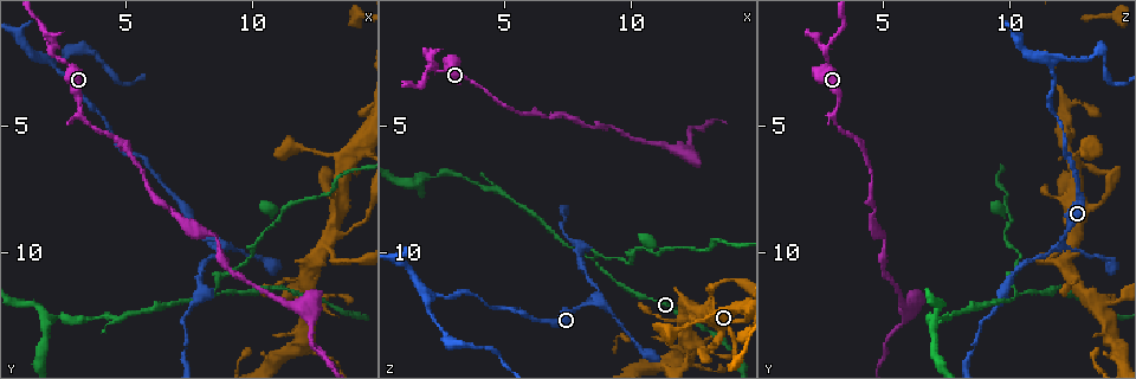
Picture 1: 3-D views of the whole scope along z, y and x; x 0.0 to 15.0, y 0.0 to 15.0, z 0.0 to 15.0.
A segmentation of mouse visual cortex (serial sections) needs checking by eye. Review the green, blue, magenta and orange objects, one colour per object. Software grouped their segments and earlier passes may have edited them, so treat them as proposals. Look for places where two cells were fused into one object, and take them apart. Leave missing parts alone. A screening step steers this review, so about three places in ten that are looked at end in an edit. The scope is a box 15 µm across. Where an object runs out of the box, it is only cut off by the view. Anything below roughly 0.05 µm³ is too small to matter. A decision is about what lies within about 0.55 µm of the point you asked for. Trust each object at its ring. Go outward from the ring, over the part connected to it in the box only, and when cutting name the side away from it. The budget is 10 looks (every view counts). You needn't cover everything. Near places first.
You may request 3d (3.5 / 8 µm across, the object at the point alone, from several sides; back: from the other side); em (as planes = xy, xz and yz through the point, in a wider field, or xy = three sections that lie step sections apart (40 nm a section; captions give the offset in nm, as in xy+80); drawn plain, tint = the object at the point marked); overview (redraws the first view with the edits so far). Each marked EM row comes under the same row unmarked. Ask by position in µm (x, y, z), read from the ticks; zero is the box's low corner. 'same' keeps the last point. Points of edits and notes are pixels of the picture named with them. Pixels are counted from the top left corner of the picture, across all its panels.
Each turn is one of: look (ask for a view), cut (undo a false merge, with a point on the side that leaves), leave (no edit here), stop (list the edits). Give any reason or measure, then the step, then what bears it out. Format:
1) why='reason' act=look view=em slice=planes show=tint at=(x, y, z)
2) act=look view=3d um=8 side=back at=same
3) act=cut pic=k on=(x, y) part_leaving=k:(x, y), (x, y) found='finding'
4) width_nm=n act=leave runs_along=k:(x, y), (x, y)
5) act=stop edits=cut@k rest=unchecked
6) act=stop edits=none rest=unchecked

why='arms part here' act=look view=em slice=xy step=2 show=tint at=(2.2, 2.6, 11.7)

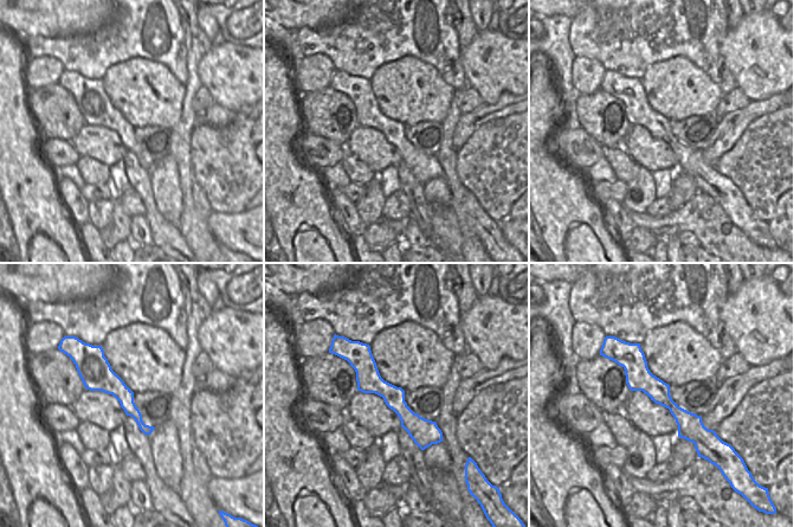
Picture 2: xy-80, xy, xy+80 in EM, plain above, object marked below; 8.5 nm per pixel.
act=look view=3d um=3.5 side=back at=same

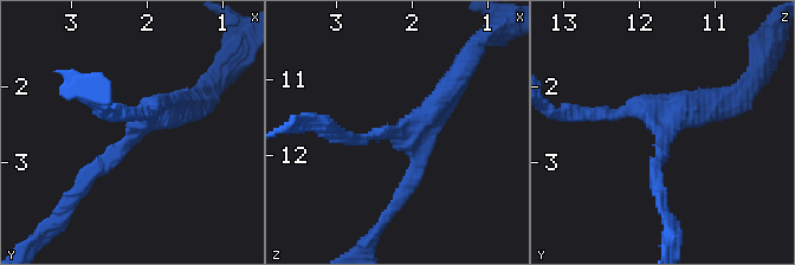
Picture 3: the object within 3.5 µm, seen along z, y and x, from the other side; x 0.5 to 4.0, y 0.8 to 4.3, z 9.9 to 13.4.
arms=3 arm_widths_nm=150,200,300 act=leave runs_along=3:(78, 188), (144, 122), (152, 108), (137, 115) found='all the same cell'

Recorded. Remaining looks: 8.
why='three arms meet' act=look view=3d um=8 at=(8.8, 9.6, 12.1)

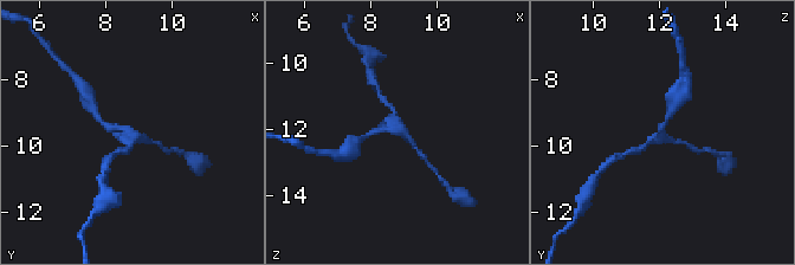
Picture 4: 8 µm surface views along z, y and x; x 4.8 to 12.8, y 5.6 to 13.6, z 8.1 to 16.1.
act=look view=3d um=3.5 at=(8.8, 9.7, 12.1)

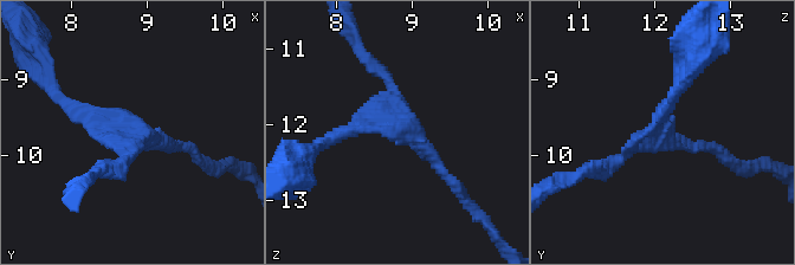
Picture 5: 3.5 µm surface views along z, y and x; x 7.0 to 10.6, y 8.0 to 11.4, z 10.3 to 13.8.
why='shape alone is not enough' act=look view=em slice=xy step=3 show=tint at=(8.80, 9.70, 12.05)

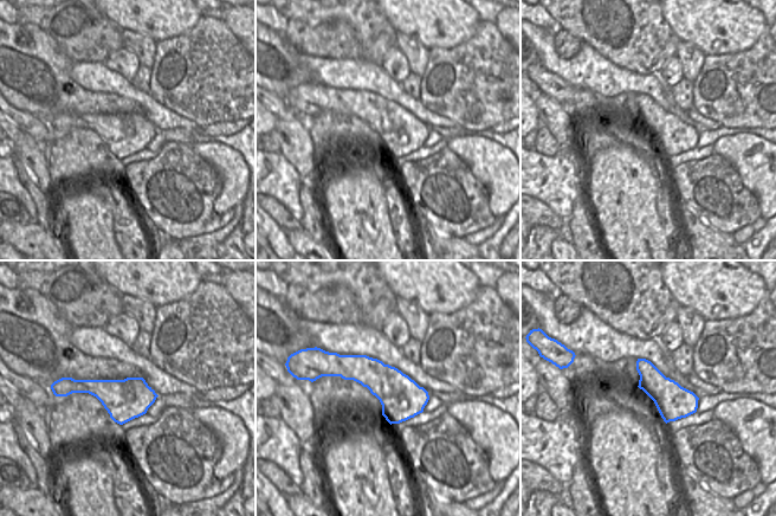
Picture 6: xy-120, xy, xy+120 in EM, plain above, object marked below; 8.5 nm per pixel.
arm_widths_nm=150,150,200 act=leave runs_along=5:(671, 101), (647, 141), (599, 166) found='continuous, no second cell'

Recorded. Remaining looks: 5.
why='three arms meet' act=look view=3d um=8 at=(8.4, 11.7, 10.3)

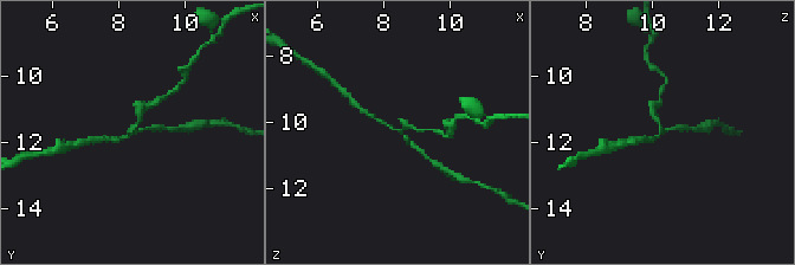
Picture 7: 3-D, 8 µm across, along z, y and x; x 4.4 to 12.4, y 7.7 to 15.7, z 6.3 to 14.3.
why='zoom in' act=look view=3d um=3.5 at=(8.5, 11.7, 10.4)

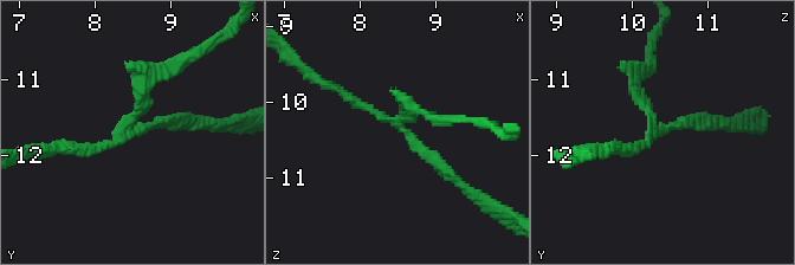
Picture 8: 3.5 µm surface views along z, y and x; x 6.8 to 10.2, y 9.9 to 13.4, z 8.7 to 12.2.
arms=3 arm_widths_nm=150,150,150 why='need the tissue' act=look view=em slice=xy step=3 show=tint at=(8.50, 11.60, 10.35)

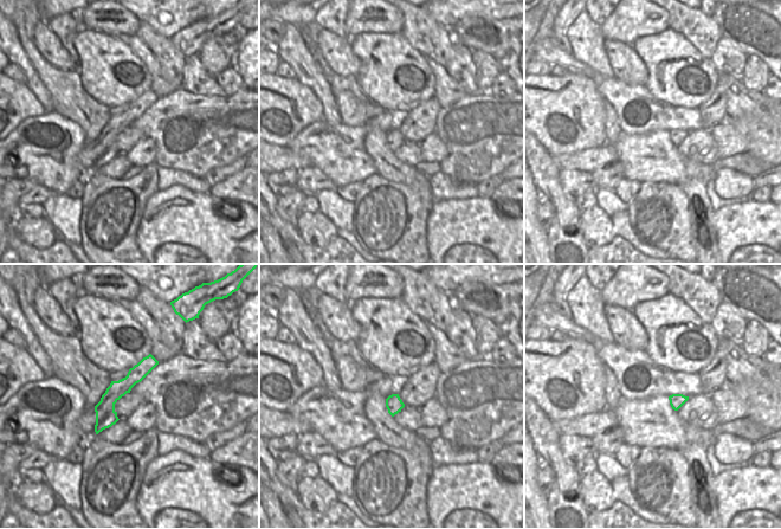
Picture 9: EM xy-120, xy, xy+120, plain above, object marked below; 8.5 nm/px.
width_nm=140 act=cut pic=8 on=(635, 88) border=9:(99, 401), (107, 414), (114, 412) found='a second cell is stuck on'

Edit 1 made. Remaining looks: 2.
act=stop edits=cut@8 rest=unchecked

